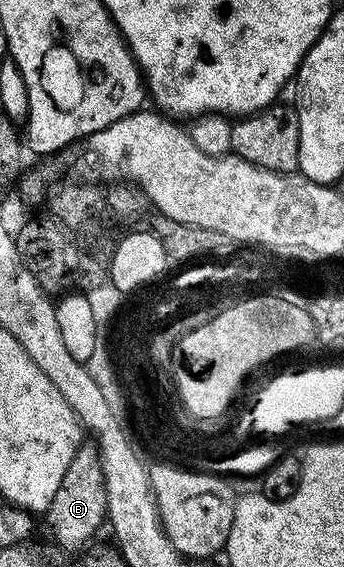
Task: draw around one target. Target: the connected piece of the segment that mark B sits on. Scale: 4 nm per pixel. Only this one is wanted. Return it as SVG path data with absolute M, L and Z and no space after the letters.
M84 442L77 449L73 461L69 461L69 469L65 469L65 477L61 477L61 485L57 485L57 493L53 493L53 501L45 512L45 519L51 526L51 535L55 543L65 550L71 551L74 547L83 547L99 531L99 526L104 526L107 519L107 494L105 493L105 477L103 464L99 462L99 449L94 442Z

